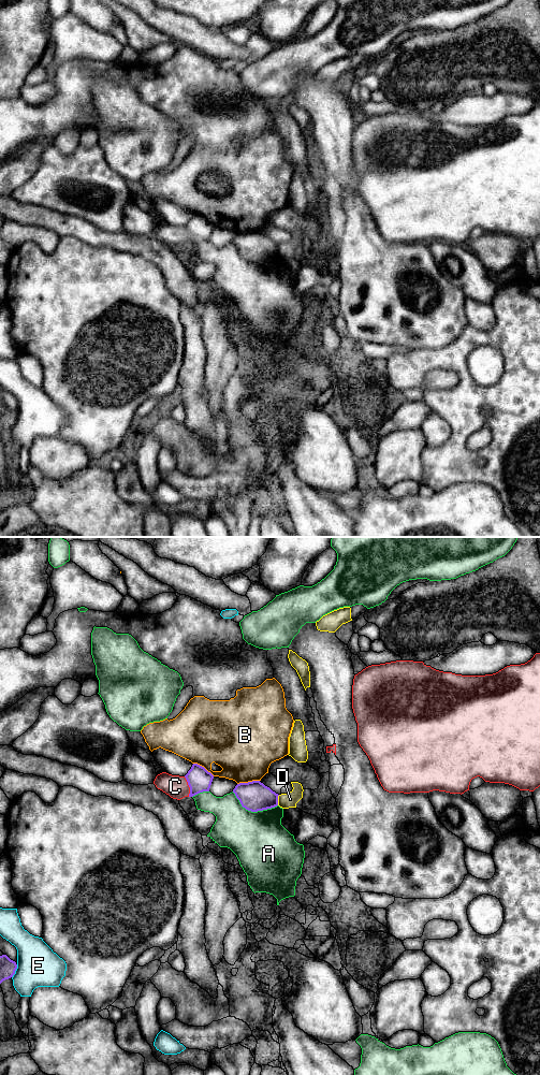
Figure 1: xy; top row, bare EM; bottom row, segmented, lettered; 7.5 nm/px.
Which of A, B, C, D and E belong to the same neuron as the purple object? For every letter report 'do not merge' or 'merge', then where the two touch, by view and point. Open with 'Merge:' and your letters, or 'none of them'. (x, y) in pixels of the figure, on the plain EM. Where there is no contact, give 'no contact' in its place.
Merge: none of them
A: do not merge | xy (252, 261)
B: do not merge | xy (248, 232)
C: do not merge | xy (189, 236)
D: do not merge | xy (277, 250)
E: do not merge | xy (14, 421)

